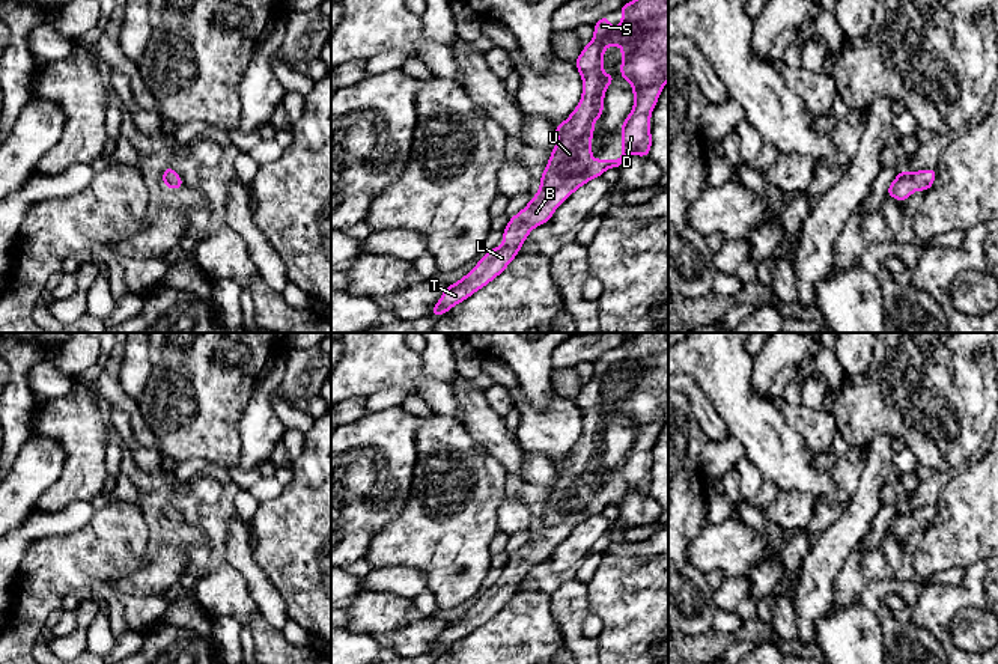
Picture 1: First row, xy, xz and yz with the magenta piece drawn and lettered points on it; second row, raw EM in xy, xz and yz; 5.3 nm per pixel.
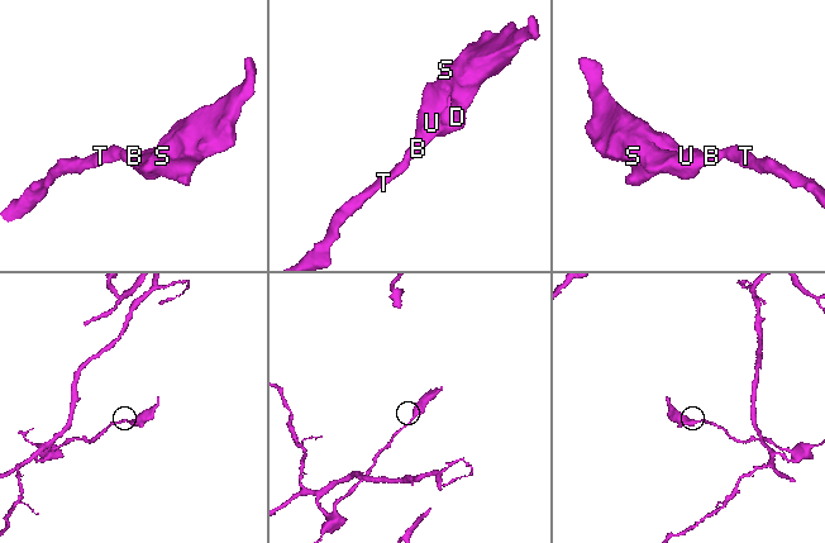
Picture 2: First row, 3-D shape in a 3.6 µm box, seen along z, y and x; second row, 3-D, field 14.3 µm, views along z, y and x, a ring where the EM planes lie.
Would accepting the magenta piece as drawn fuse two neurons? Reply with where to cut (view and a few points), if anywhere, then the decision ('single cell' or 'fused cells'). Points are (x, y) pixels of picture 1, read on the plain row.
no cut; single cell

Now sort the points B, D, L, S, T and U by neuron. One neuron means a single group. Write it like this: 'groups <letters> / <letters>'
groups B D L S T U

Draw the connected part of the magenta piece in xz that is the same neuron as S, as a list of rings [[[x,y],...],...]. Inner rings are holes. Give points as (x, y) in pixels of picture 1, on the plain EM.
[[[640,333],[634,339],[620,345],[622,360],[617,366],[610,363],[610,352],[602,354],[593,361],[595,372],[589,382],[581,387],[575,404],[583,414],[583,434],[571,453],[560,462],[554,462],[557,471],[555,485],[540,513],[540,525],[530,536],[528,542],[516,553],[509,556],[509,562],[503,568],[504,580],[483,592],[479,601],[459,619],[449,622],[440,638],[429,652],[441,653],[455,641],[462,640],[476,628],[486,623],[498,611],[501,611],[513,595],[521,589],[521,581],[528,577],[528,569],[551,557],[554,548],[580,524],[593,515],[602,513],[608,504],[622,506],[623,497],[629,492],[649,494],[652,483],[650,452],[656,438],[668,419],[668,333]],[[608,382],[622,384],[622,410],[634,428],[634,446],[622,461],[622,492],[619,497],[593,497],[592,473],[595,470],[593,459],[602,455],[604,432],[607,425],[614,419],[616,413],[602,408],[604,388]]]

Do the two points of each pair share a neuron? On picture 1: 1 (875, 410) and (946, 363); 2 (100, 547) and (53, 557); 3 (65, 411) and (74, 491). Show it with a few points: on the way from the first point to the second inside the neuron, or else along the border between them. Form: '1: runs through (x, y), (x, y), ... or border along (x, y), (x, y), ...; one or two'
1: runs through (893, 399), (902, 396), (920, 378), (928, 377); one
2: runs through (88, 556), (65, 557); one
3: runs through (76, 431), (76, 472); one

